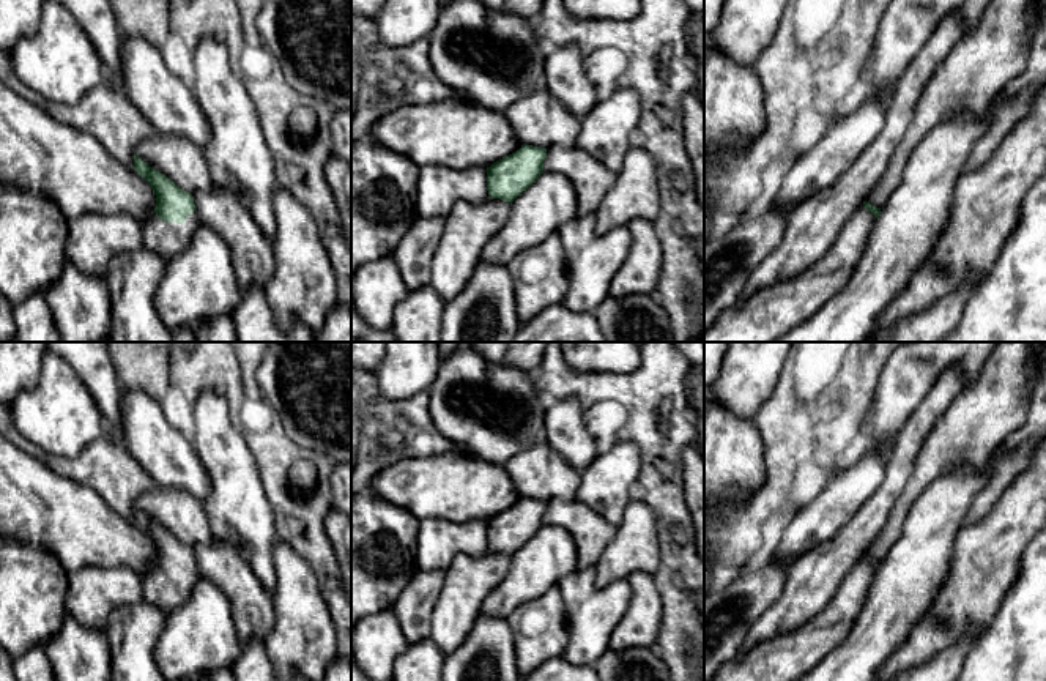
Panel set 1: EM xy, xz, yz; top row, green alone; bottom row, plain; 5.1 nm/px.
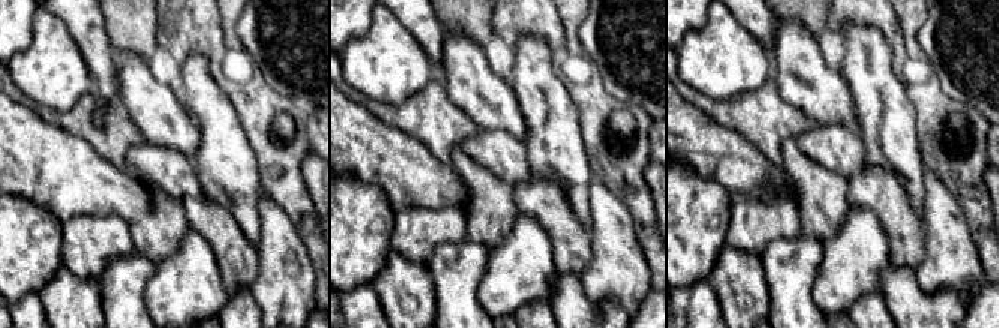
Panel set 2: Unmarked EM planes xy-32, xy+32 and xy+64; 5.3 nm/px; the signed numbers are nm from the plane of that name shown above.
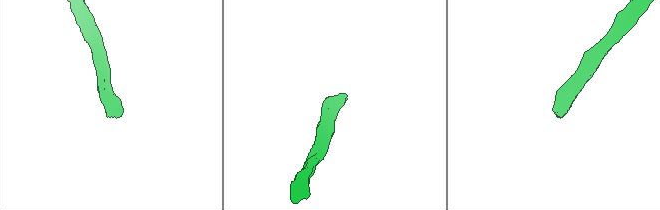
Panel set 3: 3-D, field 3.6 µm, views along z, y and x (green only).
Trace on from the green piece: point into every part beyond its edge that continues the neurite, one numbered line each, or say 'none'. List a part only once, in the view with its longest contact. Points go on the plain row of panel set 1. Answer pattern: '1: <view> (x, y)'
1: xy (37, 505)

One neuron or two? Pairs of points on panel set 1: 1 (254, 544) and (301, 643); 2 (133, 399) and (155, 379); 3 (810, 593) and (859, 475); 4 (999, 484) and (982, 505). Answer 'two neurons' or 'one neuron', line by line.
1: two neurons
2: two neurons
3: two neurons
4: one neuron

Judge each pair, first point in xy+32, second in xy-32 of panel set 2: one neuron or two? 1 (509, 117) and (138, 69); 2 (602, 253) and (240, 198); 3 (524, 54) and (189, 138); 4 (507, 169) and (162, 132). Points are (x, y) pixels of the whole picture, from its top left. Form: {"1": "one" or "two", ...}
{"1": "one", "2": "two", "3": "two", "4": "two"}

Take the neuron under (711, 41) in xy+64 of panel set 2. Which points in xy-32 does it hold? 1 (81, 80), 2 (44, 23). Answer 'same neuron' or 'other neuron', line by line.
1: same neuron
2: same neuron

